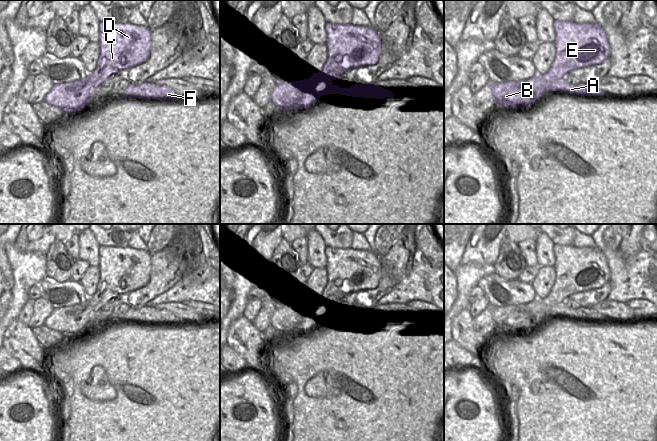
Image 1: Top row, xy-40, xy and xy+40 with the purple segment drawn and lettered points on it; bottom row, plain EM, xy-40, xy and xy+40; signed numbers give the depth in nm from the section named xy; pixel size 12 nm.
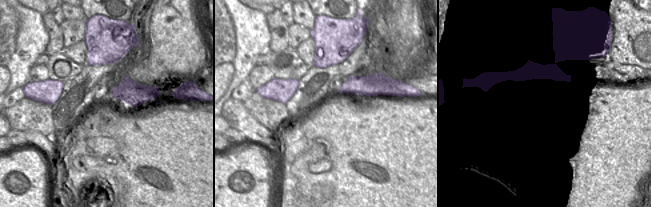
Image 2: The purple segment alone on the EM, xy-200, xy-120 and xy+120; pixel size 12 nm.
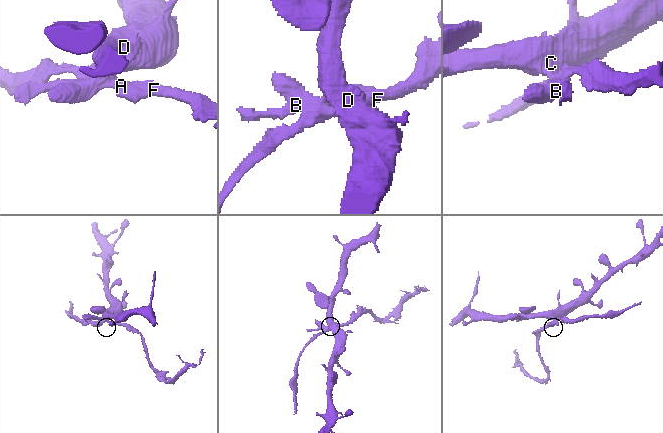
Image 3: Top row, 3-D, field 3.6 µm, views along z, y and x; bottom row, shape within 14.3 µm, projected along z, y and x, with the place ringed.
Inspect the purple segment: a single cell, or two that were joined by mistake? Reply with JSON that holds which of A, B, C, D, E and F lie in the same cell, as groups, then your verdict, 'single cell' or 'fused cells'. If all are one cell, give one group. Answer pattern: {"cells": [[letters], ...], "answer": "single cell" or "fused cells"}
{"cells": [["A", "B", "F"], ["C", "D", "E"]], "answer": "fused cells"}

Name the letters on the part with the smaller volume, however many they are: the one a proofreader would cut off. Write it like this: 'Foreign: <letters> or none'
Foreign: A, B, F

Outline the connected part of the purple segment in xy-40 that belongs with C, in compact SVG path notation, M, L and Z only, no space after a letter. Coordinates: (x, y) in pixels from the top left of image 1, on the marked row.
M101 21L99 24L99 58L93 73L86 80L92 83L99 78L105 81L110 75L122 69L128 69L144 63L150 56L151 30L141 25L130 23L117 24Z

